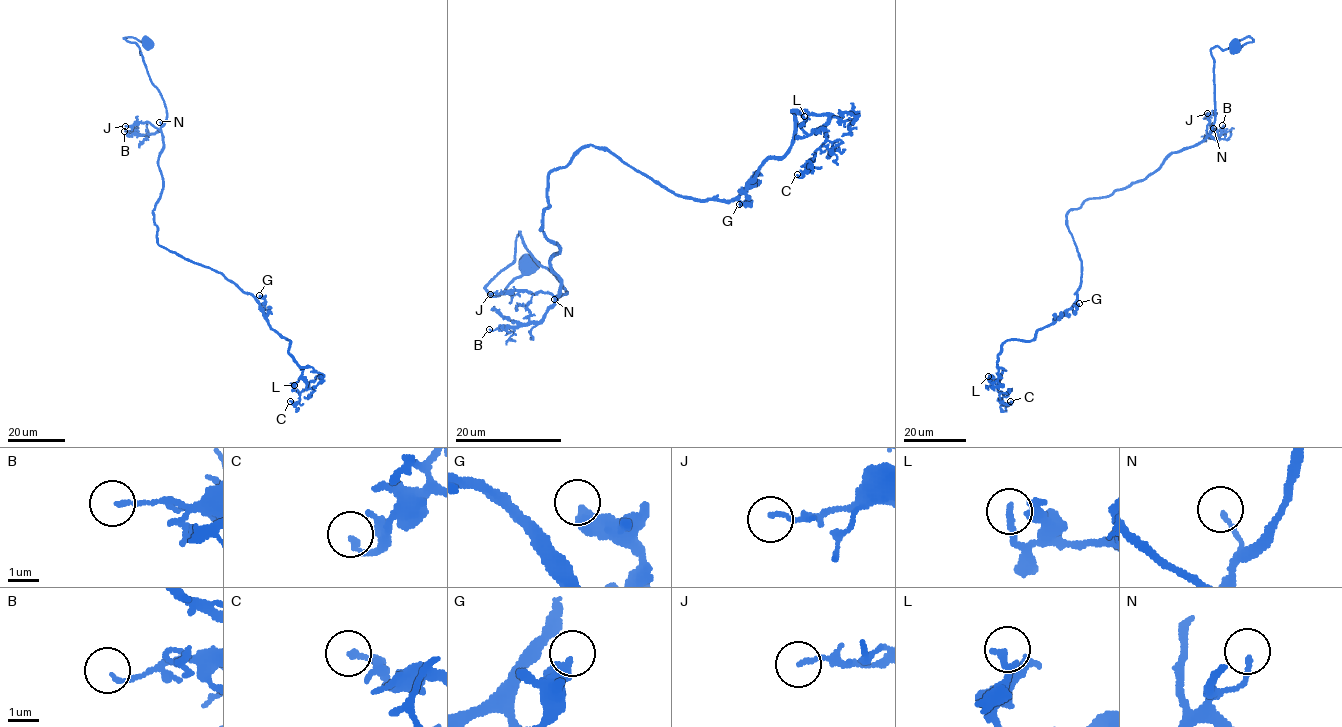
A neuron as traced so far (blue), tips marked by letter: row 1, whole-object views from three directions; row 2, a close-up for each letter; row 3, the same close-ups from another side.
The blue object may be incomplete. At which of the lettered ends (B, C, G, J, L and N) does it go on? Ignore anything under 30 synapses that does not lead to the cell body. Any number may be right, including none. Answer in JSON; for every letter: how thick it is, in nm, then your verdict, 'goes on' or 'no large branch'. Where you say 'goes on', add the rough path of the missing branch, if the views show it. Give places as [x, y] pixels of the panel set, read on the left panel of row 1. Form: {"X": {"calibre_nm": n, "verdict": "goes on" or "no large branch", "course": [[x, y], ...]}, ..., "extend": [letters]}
{"B": {"calibre_nm": 130, "verdict": "no large branch"}, "C": {"calibre_nm": 190, "verdict": "no large branch"}, "G": {"calibre_nm": 480, "verdict": "no large branch"}, "J": {"calibre_nm": 140, "verdict": "no large branch"}, "L": {"calibre_nm": 220, "verdict": "no large branch"}, "N": {"calibre_nm": 140, "verdict": "no large branch"}, "extend": []}

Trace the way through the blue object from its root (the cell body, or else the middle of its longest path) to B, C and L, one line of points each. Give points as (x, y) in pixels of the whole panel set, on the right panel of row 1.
B: (1235, 48), (1254, 39), (1210, 50), (1215, 117), (1210, 137), (1218, 140), (1222, 125)
C: (1235, 48), (1254, 39), (1210, 50), (1209, 134), (1066, 215), (1077, 299), (1003, 343), (1010, 401)
L: (1235, 48), (1254, 39), (1210, 50), (1209, 134), (1069, 211), (1077, 299), (1005, 342), (988, 376)

